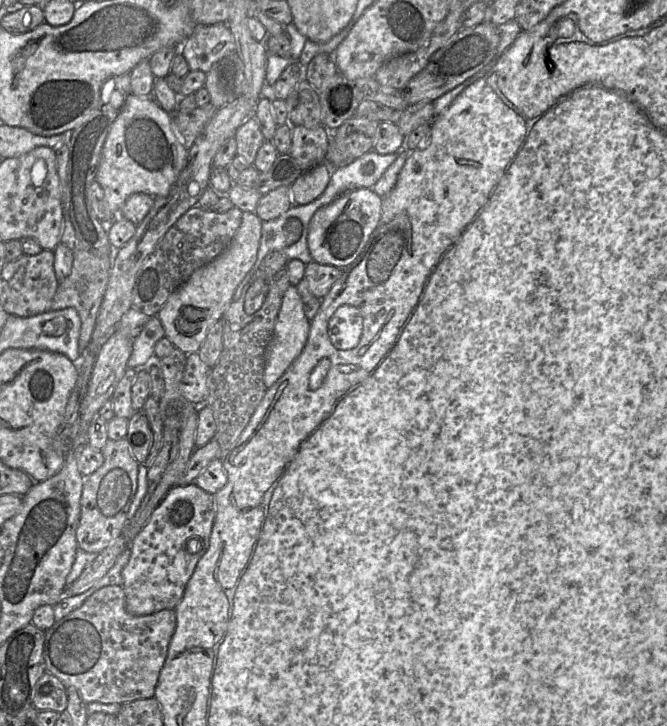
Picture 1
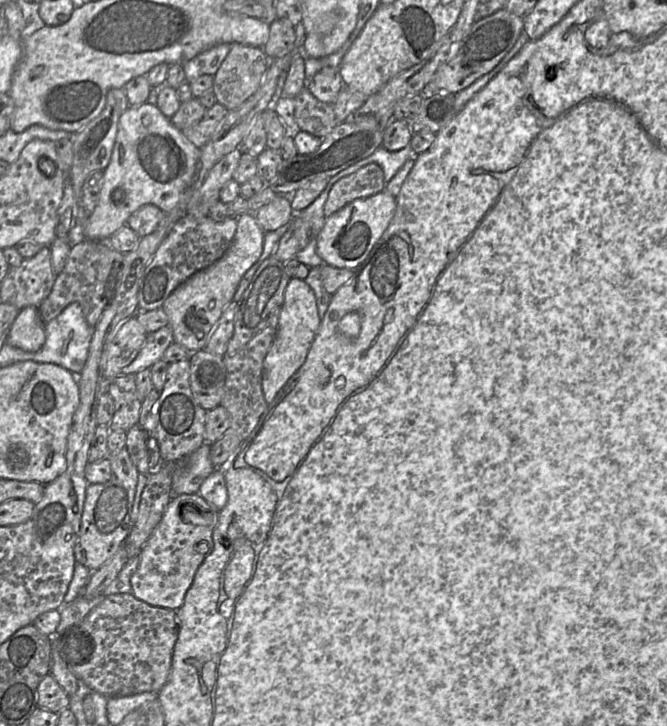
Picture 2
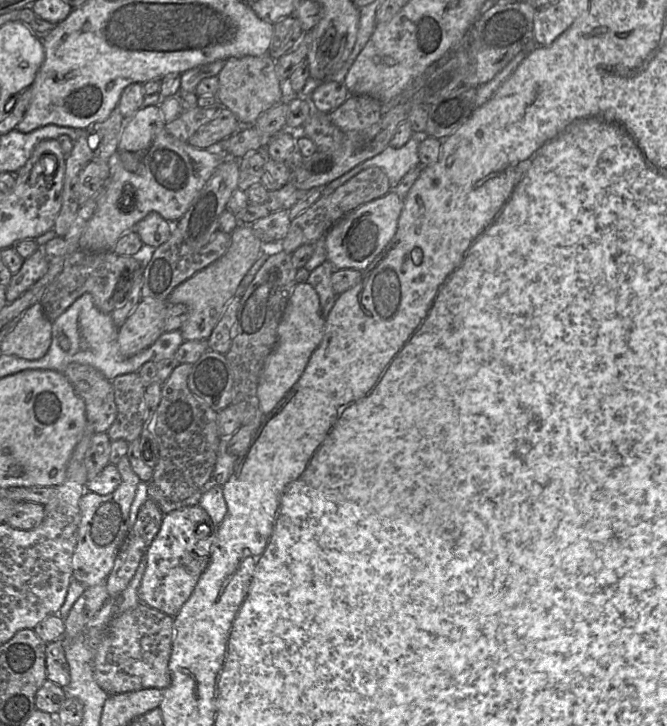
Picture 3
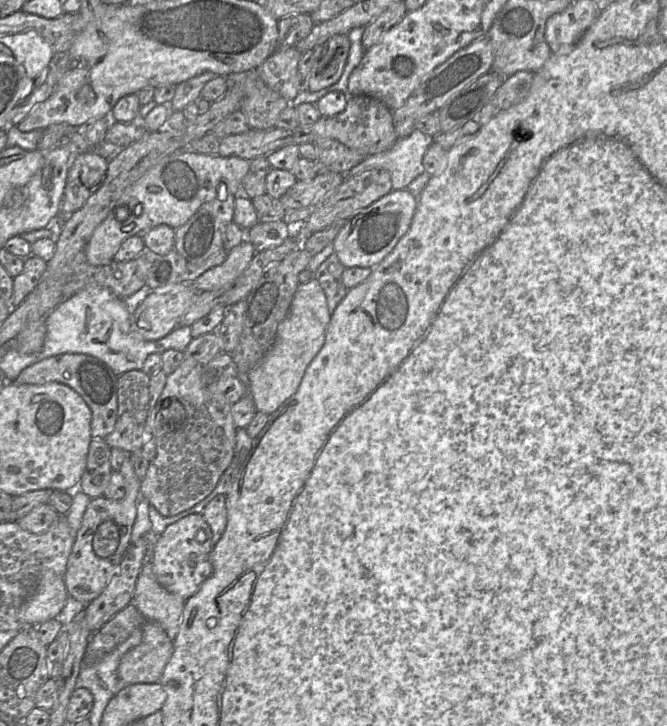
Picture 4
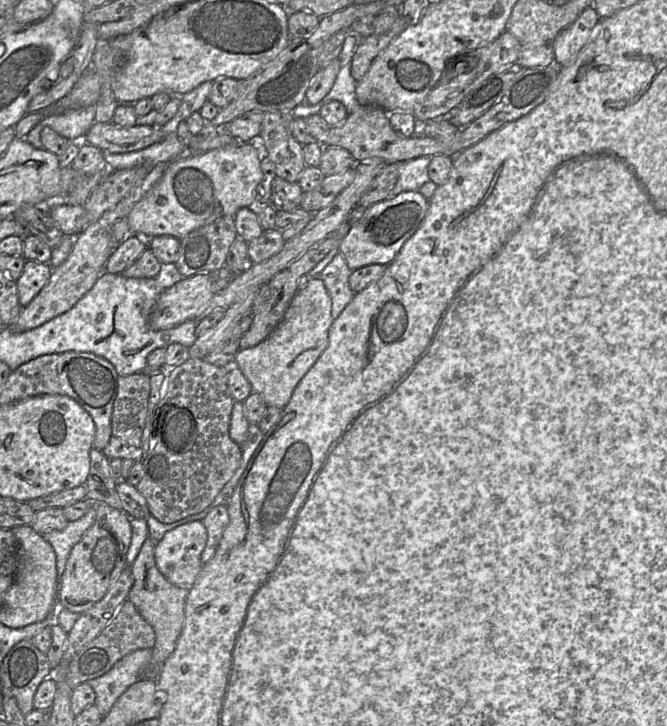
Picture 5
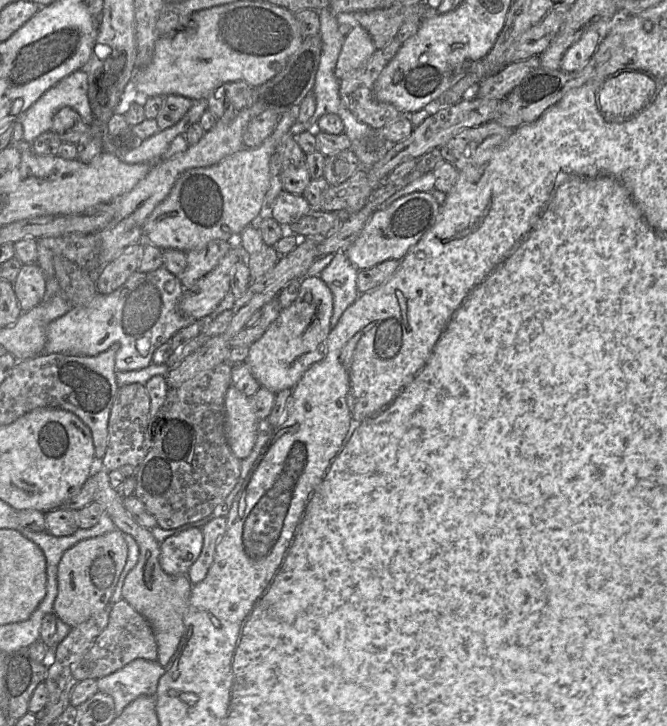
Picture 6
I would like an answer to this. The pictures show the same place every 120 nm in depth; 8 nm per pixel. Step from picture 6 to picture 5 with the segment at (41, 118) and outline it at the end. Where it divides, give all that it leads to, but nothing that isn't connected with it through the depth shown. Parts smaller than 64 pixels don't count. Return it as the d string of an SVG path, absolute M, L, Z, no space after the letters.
M92 105L49 115L33 127L25 139L35 148L42 149L40 134L45 127L49 127L71 142L85 143L85 135L95 123L95 112L96 107Z

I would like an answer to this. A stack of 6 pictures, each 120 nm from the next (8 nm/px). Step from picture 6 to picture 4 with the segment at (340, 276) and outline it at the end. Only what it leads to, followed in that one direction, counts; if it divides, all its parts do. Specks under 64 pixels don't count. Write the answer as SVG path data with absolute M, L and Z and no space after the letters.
M333 253L313 273L313 277L319 282L325 293L330 315L334 313L334 310L348 291L342 282L344 270L345 267L339 261L336 254Z

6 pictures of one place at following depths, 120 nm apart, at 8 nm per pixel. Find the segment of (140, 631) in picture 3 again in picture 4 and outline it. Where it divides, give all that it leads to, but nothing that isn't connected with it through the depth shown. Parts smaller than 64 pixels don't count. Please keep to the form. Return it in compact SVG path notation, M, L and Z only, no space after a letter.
M146 620L141 630L141 643L125 653L118 666L118 677L125 687L158 683L173 653L173 640L157 622Z

